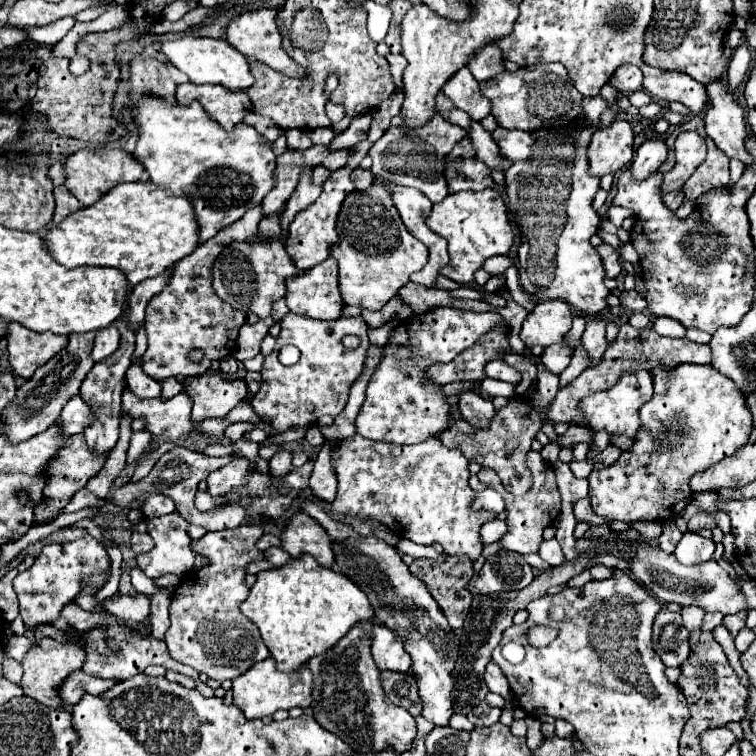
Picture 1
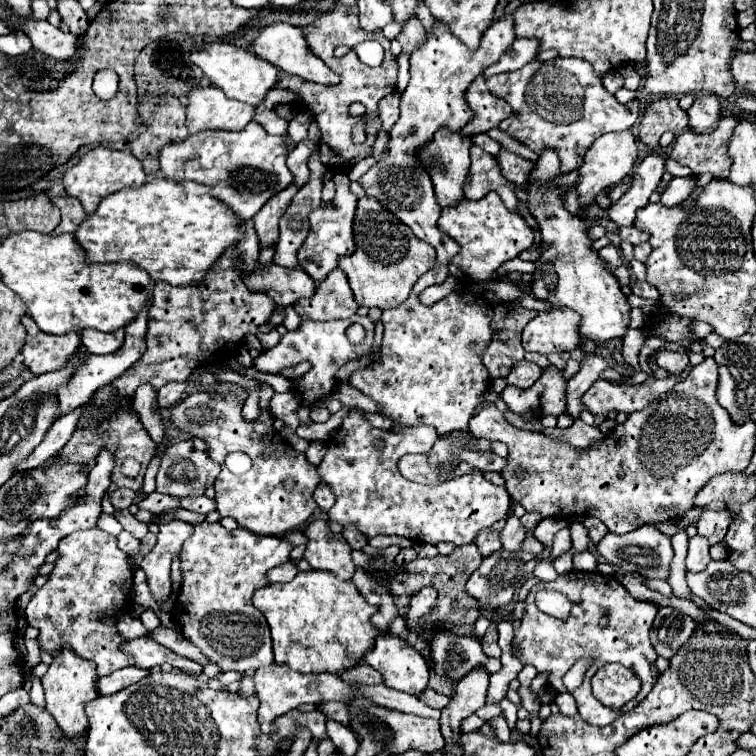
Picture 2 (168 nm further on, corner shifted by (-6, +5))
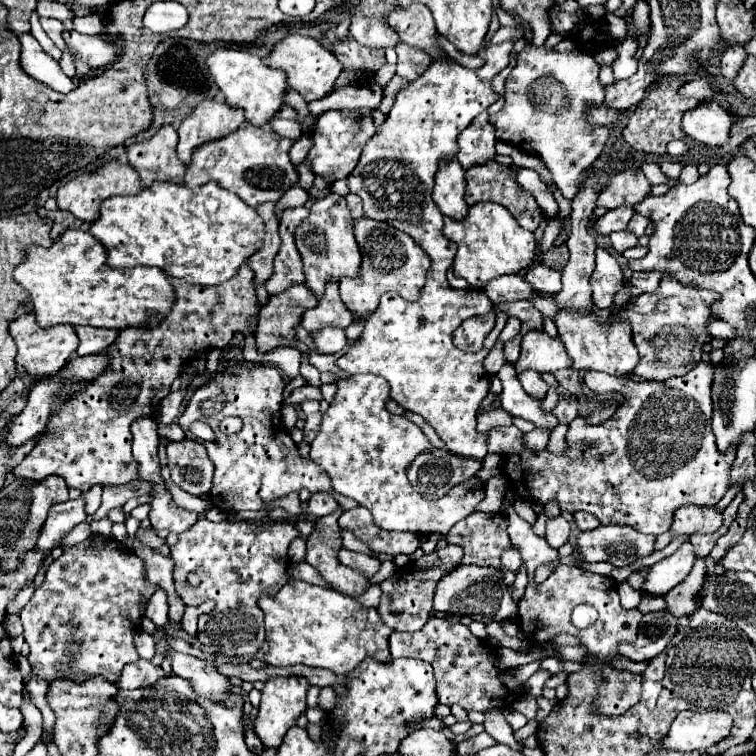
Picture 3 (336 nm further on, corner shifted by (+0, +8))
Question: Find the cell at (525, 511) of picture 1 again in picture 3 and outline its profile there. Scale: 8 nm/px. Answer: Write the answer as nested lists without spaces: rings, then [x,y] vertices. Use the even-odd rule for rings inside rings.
[[[700,362],[696,364],[688,374],[680,376],[680,378],[670,378],[666,382],[634,382],[634,380],[628,380],[628,378],[616,378],[616,376],[608,376],[608,374],[602,374],[602,372],[590,372],[584,376],[584,382],[586,386],[596,393],[609,393],[618,392],[624,396],[624,402],[618,406],[616,414],[602,422],[602,424],[588,424],[584,418],[576,418],[574,422],[570,422],[570,430],[568,430],[568,436],[566,436],[566,442],[568,442],[568,448],[564,454],[556,456],[548,450],[542,450],[542,452],[534,452],[530,448],[526,448],[522,444],[522,432],[516,428],[516,426],[500,426],[500,428],[492,428],[488,430],[488,450],[490,452],[498,452],[504,456],[504,468],[506,468],[506,474],[508,474],[508,482],[510,486],[514,488],[514,492],[520,496],[520,498],[526,498],[526,500],[532,500],[532,502],[540,502],[540,504],[546,504],[548,500],[556,498],[558,504],[560,504],[560,510],[566,510],[566,512],[590,512],[594,514],[602,524],[620,524],[620,526],[632,526],[636,530],[640,530],[642,534],[662,534],[666,530],[670,530],[672,526],[672,518],[674,518],[674,512],[686,504],[696,504],[696,506],[716,506],[718,500],[726,494],[728,490],[728,478],[730,478],[730,468],[732,468],[732,462],[734,462],[734,454],[736,450],[730,448],[726,454],[720,454],[716,450],[716,442],[714,442],[714,432],[712,432],[712,396],[710,396],[710,386],[712,386],[712,376],[714,376],[714,366],[708,364],[708,362]]]

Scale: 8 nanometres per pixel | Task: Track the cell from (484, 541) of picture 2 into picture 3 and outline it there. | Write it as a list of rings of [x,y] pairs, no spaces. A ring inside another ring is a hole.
[[[474,512],[474,514],[470,514],[470,518],[464,518],[462,522],[454,524],[454,530],[450,530],[450,534],[446,534],[446,542],[462,546],[462,550],[464,550],[462,564],[492,566],[496,570],[504,570],[502,562],[500,562],[500,554],[502,554],[502,550],[506,550],[510,546],[510,538],[508,538],[506,528],[508,528],[508,516],[506,514]]]

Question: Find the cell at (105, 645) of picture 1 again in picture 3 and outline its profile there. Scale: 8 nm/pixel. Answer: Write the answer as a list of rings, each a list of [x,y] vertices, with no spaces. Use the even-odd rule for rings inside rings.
[[[168,652],[166,656],[172,660],[172,672],[188,680],[192,690],[202,694],[204,698],[222,702],[232,694],[230,680],[224,674],[220,674],[210,662],[204,662],[180,652]]]

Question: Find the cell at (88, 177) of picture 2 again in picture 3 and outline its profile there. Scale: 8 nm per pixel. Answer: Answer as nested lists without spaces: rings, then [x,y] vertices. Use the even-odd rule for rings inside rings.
[[[108,162],[104,166],[100,166],[96,172],[92,174],[80,174],[76,178],[72,178],[68,184],[64,184],[58,194],[58,206],[60,210],[68,210],[72,212],[76,218],[80,218],[86,224],[92,224],[98,214],[100,214],[100,206],[106,198],[110,196],[118,196],[118,194],[138,194],[142,190],[142,182],[138,178],[138,172],[122,162]]]

